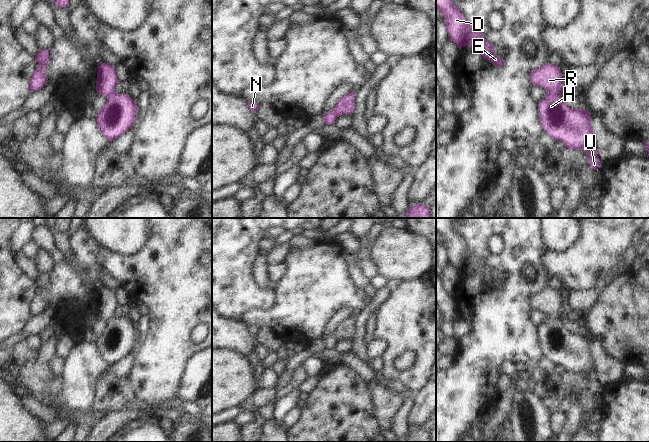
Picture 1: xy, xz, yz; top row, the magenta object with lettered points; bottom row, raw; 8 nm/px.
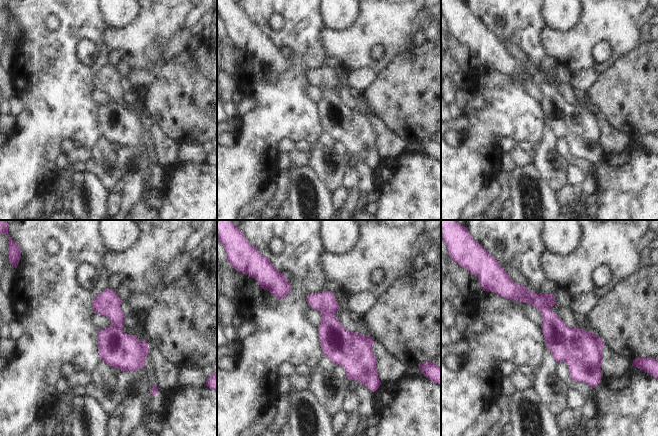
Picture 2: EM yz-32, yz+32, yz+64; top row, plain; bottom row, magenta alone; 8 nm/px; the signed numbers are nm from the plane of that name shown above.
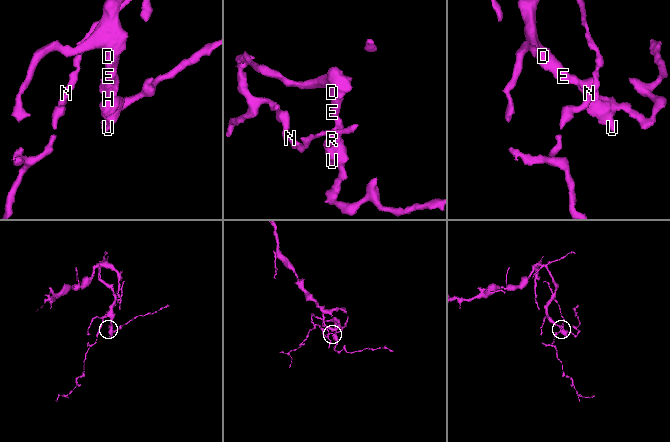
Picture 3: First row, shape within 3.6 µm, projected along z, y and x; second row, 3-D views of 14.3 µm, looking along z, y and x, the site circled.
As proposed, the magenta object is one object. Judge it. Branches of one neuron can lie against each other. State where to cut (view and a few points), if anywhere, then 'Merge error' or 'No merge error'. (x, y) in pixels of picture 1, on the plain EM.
Split along yz (546, 313), (552, 314), (560, 321). Merge error

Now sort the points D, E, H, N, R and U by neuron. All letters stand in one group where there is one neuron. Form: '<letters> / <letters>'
D E H N U / R

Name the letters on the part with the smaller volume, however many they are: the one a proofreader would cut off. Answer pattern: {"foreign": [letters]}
{"foreign": ["R"]}

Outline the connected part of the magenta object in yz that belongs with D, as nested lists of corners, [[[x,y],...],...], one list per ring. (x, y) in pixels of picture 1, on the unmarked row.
[[[436,218],[436,232],[444,241],[449,263],[460,273],[477,270],[479,277],[495,291],[503,288],[504,284],[495,278],[492,268],[468,247],[465,239],[454,229],[450,218]]]

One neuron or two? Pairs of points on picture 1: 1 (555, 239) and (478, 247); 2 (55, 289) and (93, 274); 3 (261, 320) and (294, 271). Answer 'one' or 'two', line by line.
1: two
2: one
3: one

